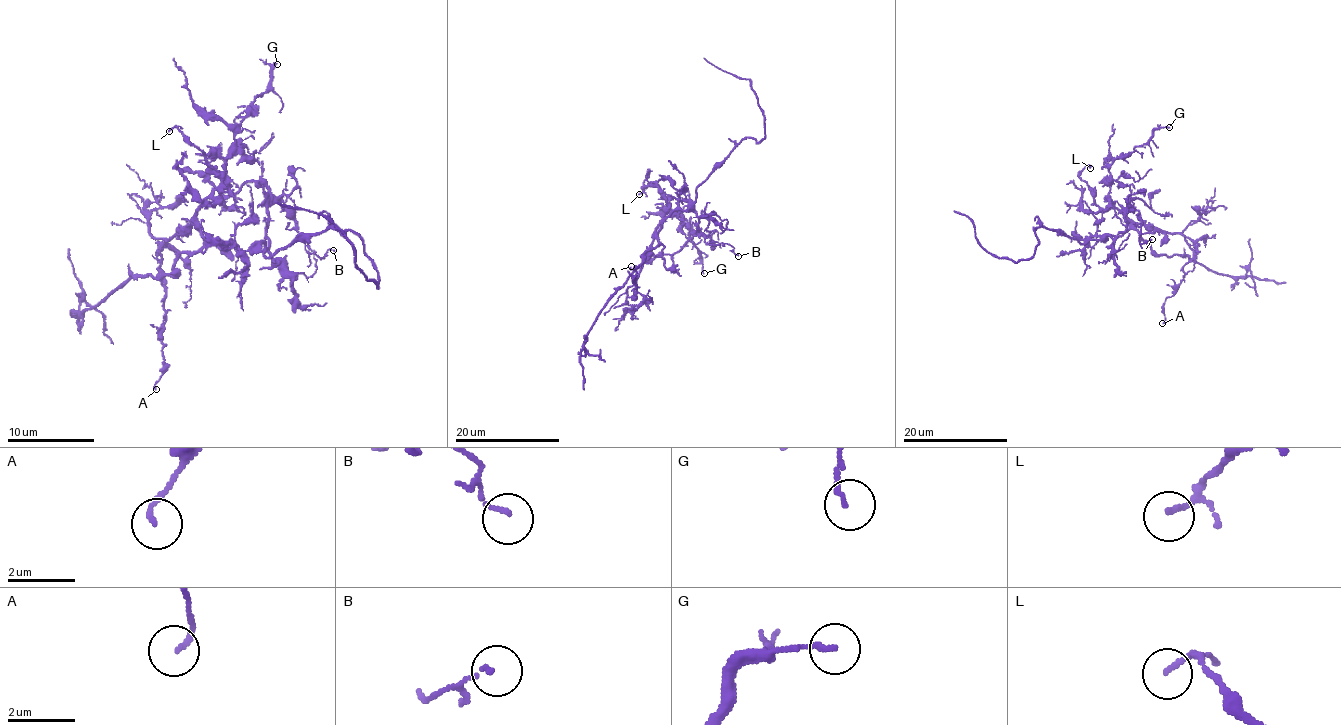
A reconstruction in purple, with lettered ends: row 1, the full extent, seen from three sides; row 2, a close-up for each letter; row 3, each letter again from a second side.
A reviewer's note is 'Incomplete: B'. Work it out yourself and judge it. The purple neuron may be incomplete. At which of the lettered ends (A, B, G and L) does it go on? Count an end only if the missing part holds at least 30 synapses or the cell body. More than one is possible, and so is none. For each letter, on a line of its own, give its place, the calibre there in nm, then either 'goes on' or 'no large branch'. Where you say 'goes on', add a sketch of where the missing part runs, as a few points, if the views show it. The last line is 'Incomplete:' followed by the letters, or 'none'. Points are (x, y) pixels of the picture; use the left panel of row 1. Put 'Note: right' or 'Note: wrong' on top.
Note: wrong
A: (156, 389) | 130 nm | no large branch
B: (333, 250) | 110 nm | no large branch
G: (277, 64) | 130 nm | no large branch
L: (169, 131) | 130 nm | no large branch
Incomplete: none

